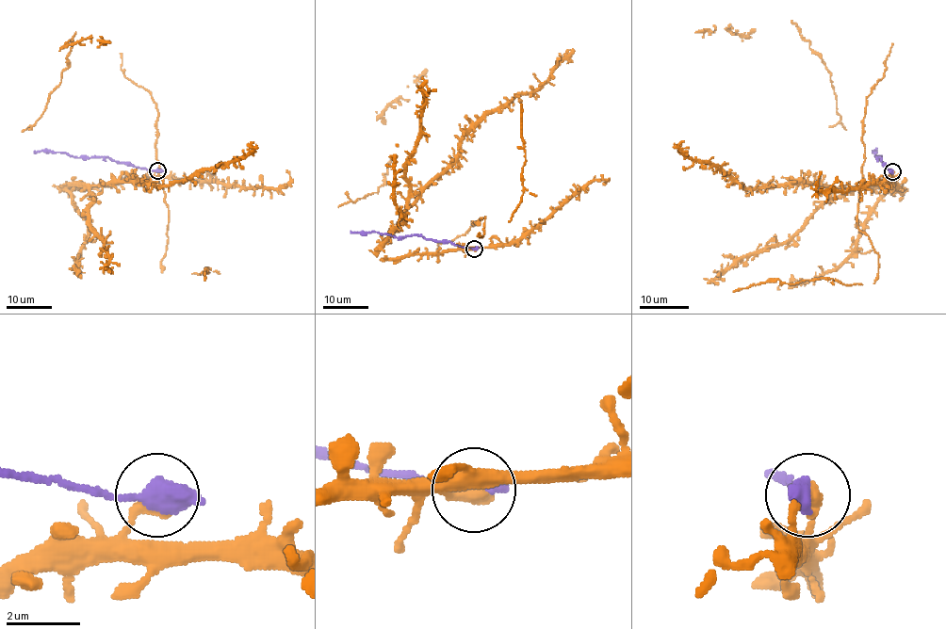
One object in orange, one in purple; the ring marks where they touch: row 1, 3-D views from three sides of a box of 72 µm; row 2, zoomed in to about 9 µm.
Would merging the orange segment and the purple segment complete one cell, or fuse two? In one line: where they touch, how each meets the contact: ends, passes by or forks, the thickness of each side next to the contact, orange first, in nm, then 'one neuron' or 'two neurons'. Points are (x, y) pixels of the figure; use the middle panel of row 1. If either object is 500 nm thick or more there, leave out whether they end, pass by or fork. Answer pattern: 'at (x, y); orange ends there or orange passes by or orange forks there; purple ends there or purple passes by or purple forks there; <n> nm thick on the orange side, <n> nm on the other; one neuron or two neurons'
at (474, 249); orange ends there; purple passes by; 400 nm thick on the orange side, 480 nm on the other; two neurons

